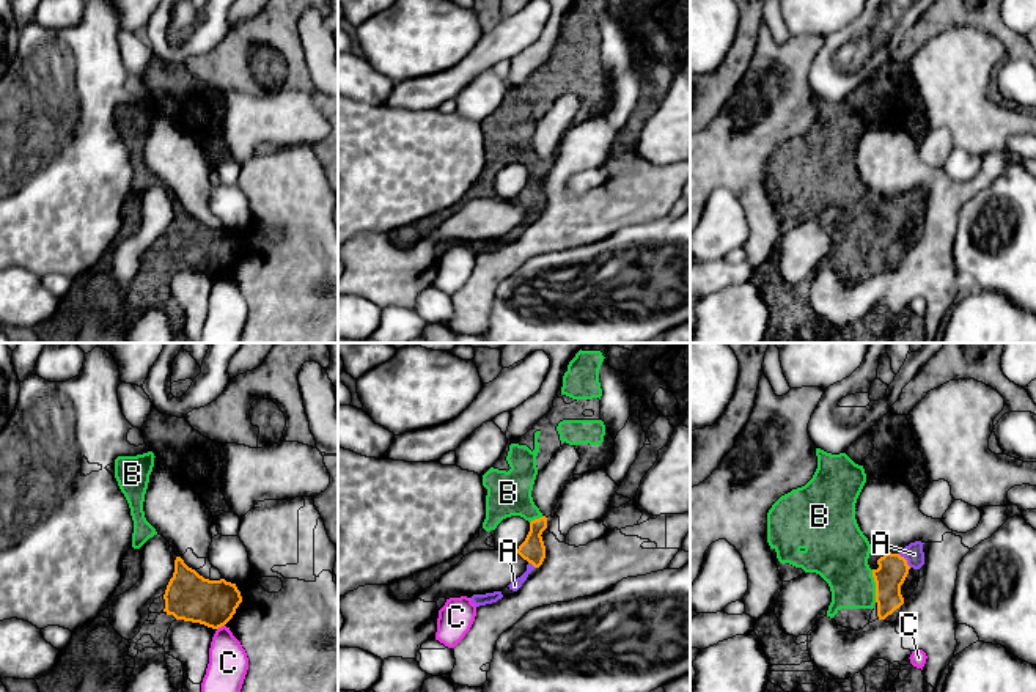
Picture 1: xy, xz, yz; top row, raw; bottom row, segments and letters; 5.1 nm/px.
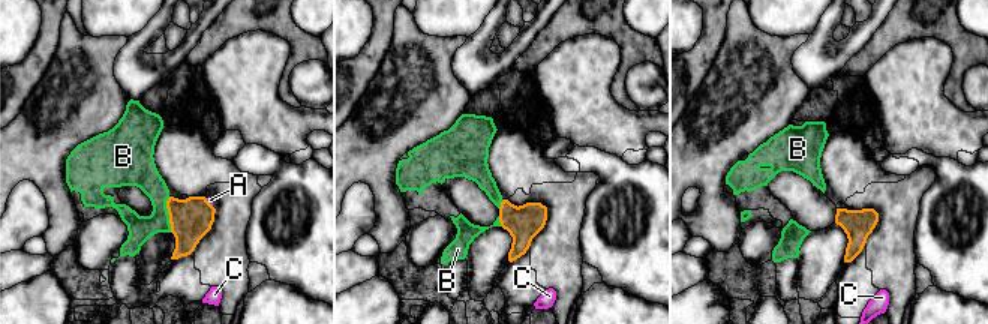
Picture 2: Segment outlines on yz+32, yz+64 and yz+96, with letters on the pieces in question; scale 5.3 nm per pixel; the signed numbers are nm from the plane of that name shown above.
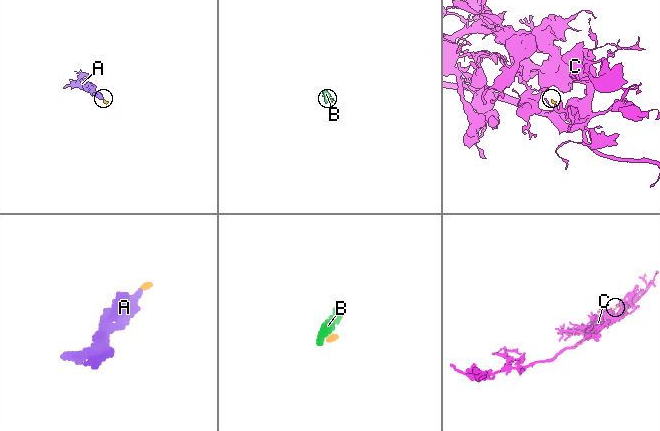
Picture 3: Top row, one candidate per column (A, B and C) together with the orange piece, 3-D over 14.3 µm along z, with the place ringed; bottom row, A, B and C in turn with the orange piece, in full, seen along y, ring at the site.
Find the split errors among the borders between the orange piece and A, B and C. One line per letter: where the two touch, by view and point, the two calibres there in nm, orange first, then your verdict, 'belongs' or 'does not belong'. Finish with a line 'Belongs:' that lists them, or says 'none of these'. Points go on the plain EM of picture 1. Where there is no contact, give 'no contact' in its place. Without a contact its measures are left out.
A: yz (906, 208) | 150/100 nm | belongs
B: yz (876, 233) | 150/300 nm | belongs
C: xy (220, 274) | 240/200 nm | does not belong
Belongs: A, B

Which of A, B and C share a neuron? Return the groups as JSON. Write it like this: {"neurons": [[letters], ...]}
{"neurons": [["A", "B"], ["C"]]}

